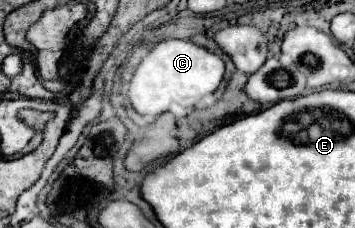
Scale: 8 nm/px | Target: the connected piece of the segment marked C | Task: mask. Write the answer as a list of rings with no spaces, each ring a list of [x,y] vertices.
[[[161,40],[137,66],[129,84],[129,102],[139,114],[159,116],[171,104],[191,108],[205,94],[213,94],[223,80],[225,64],[217,54],[189,42],[189,40]]]

